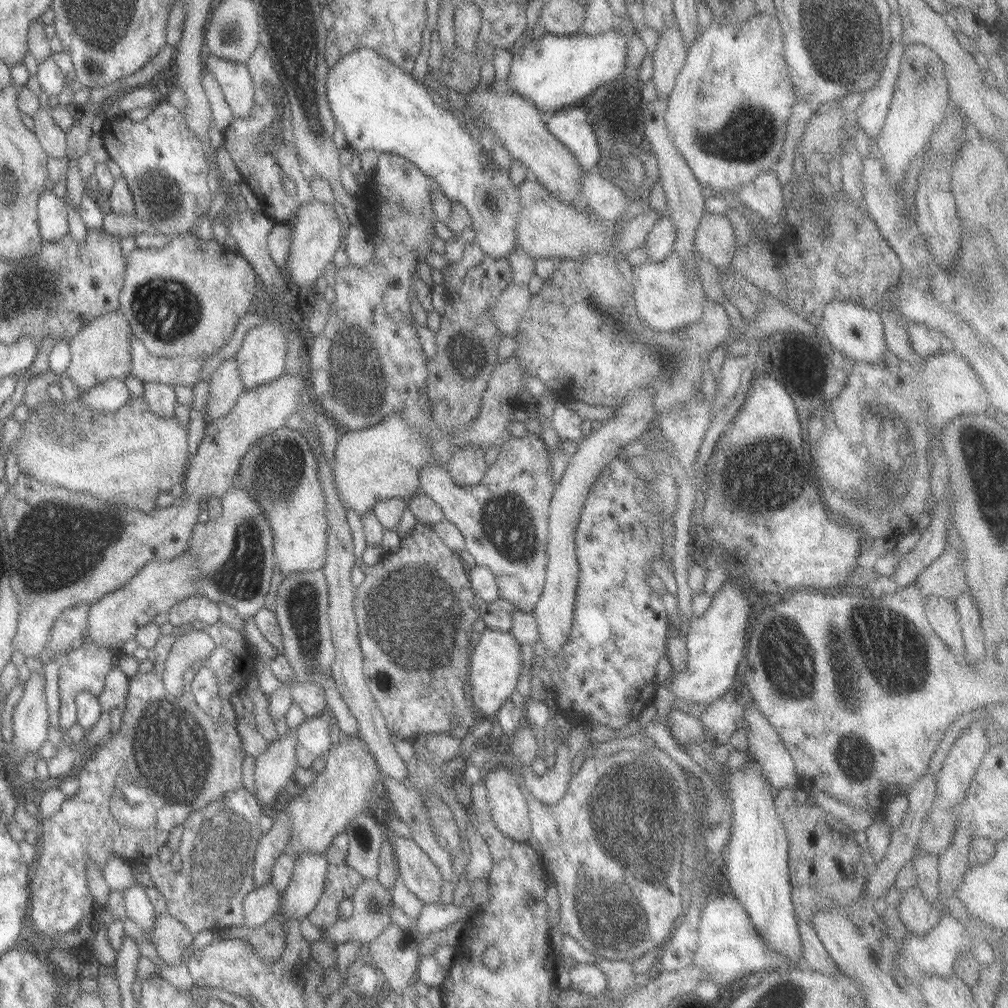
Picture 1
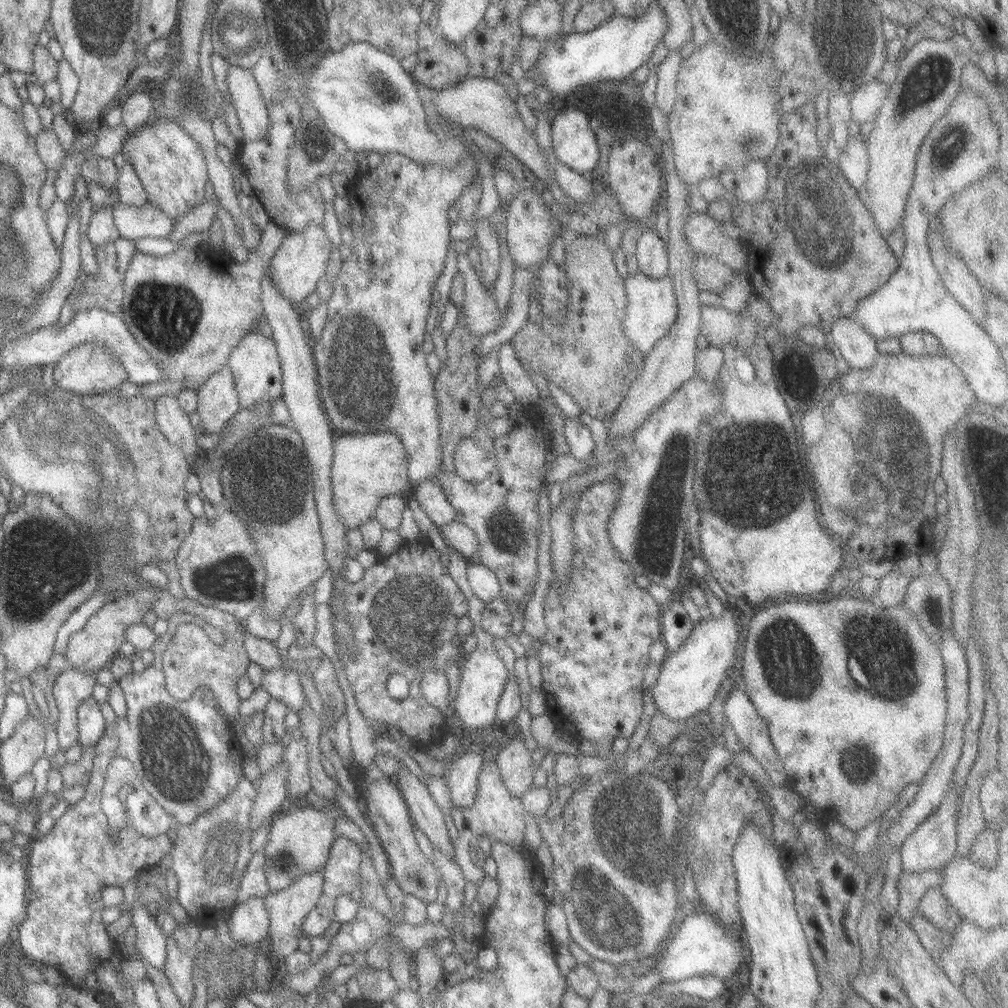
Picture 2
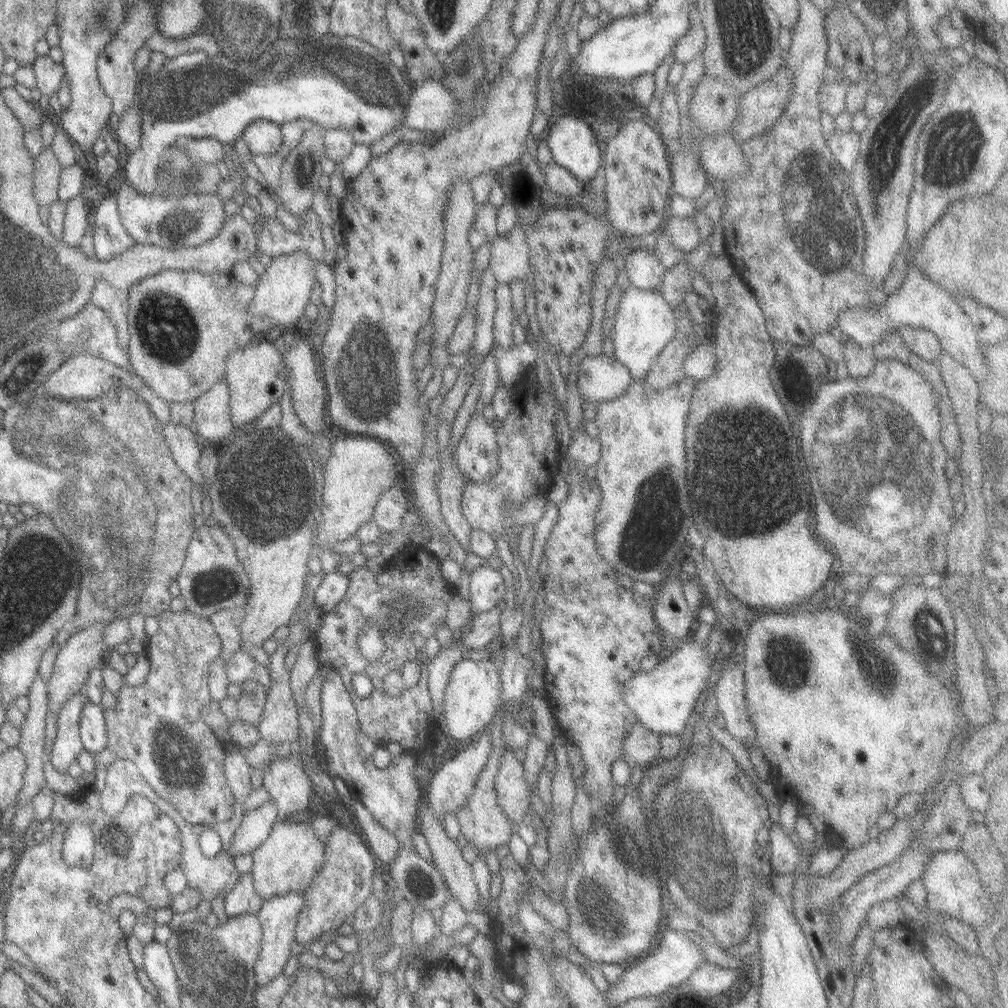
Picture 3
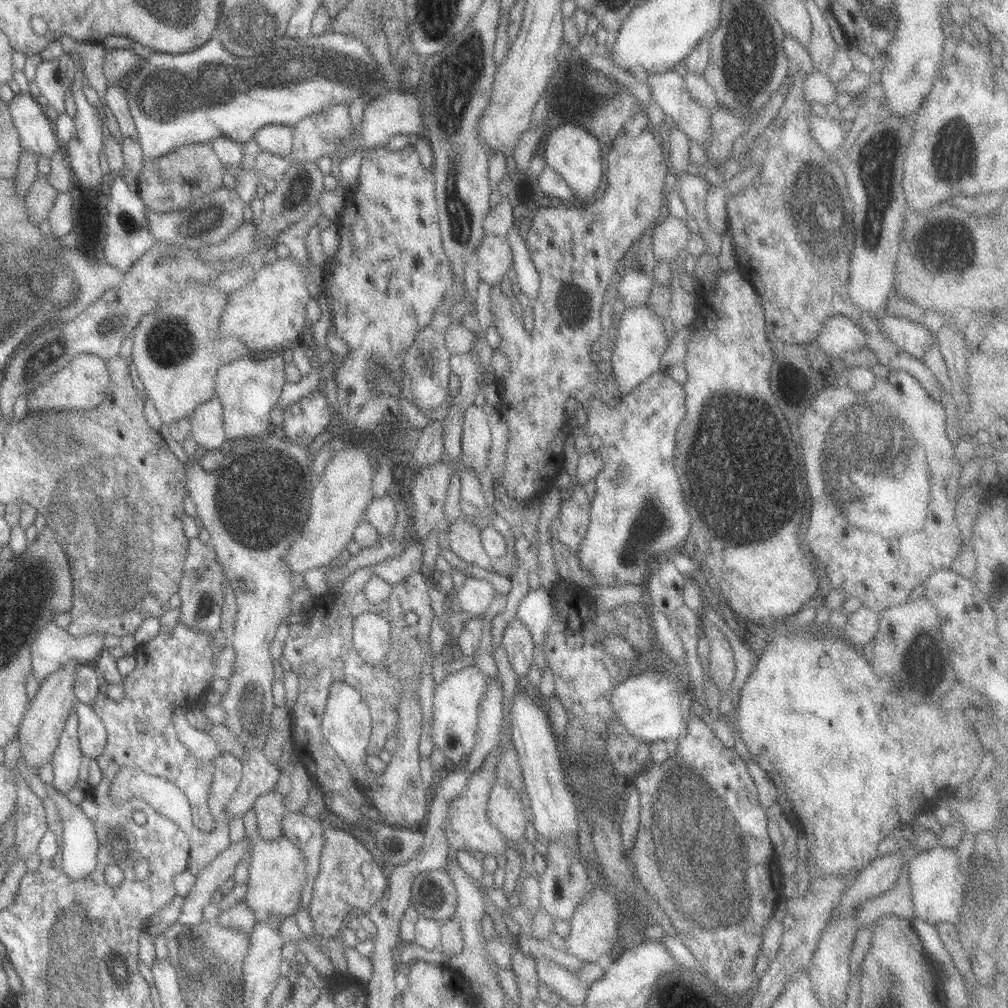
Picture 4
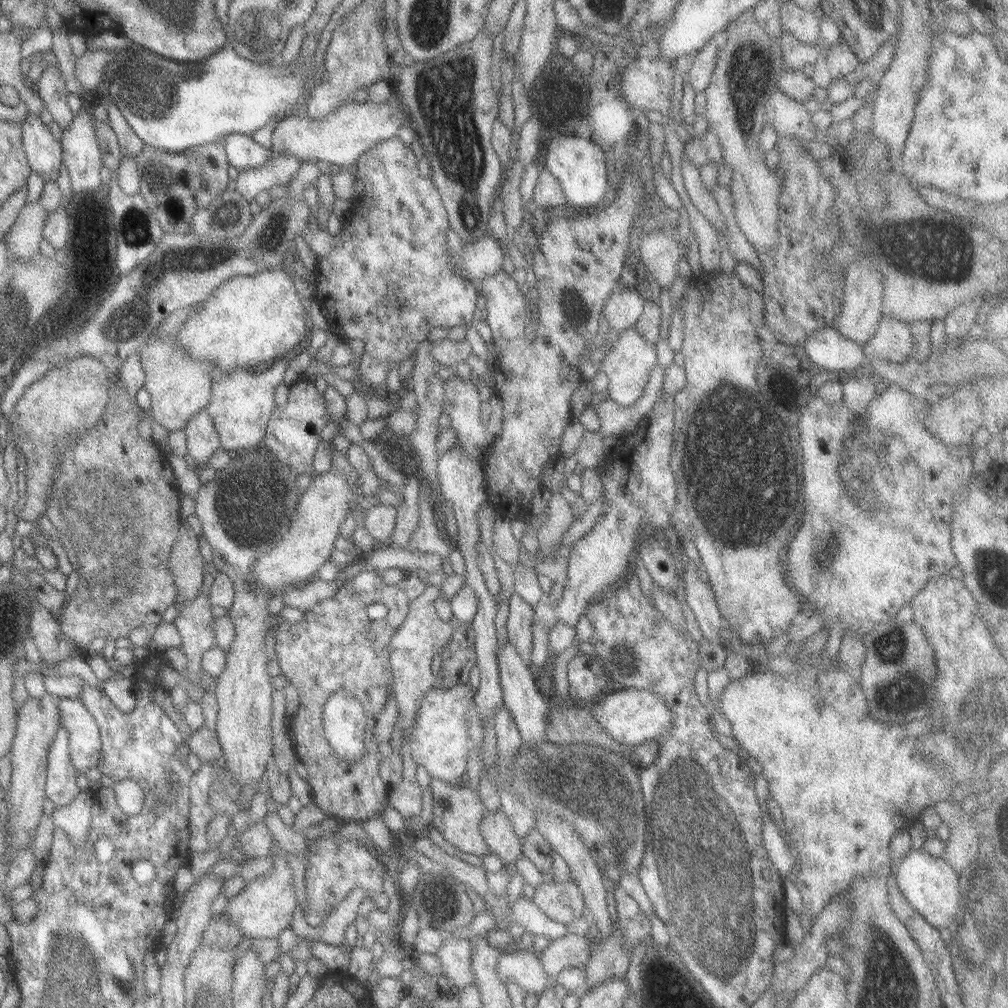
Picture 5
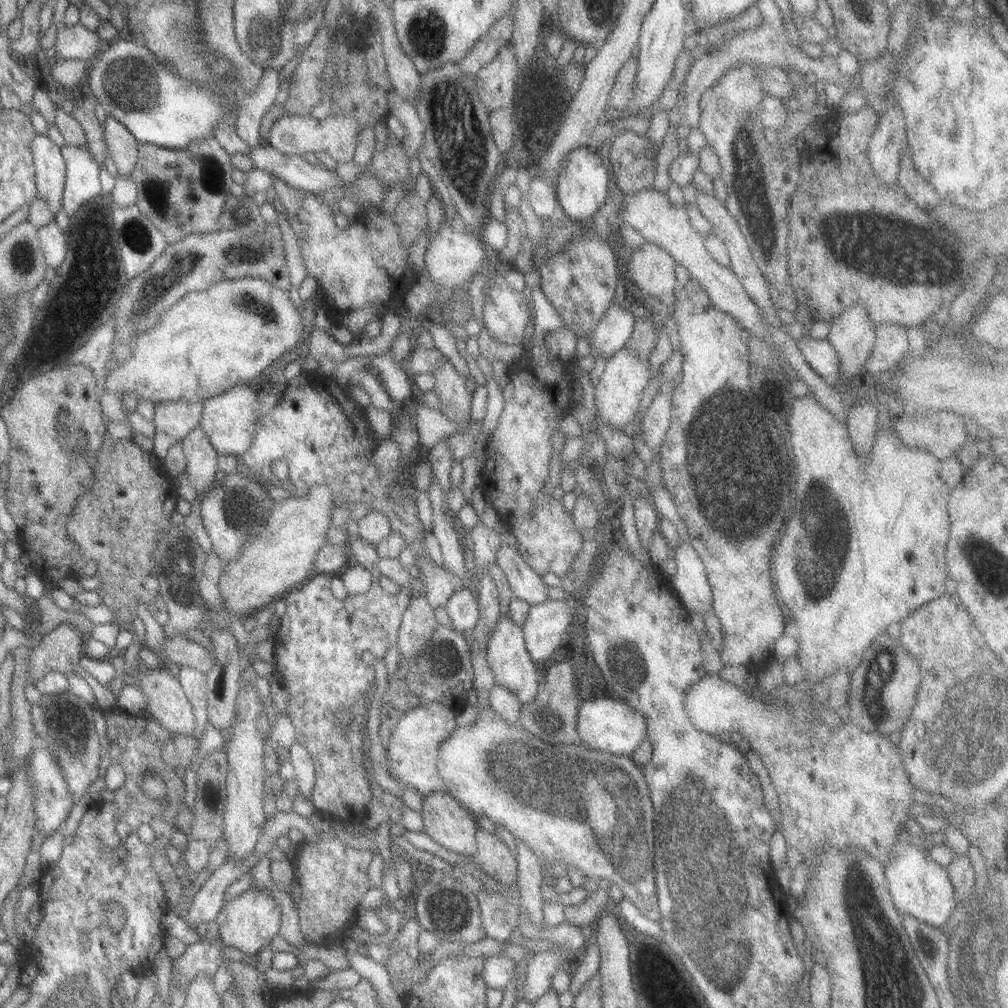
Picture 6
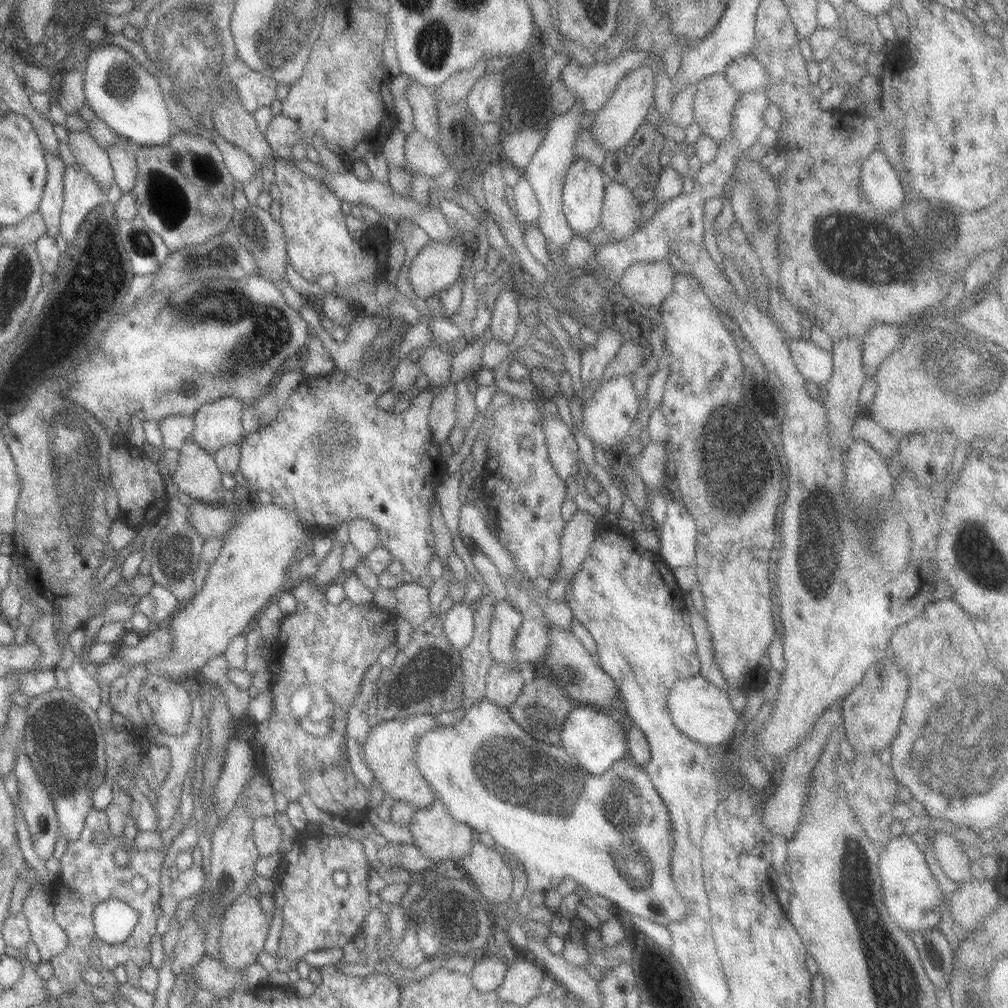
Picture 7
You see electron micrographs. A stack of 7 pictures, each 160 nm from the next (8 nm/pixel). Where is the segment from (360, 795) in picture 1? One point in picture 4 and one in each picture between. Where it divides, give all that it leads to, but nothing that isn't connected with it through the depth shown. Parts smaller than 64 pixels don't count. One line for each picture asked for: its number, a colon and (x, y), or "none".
2: (298, 838)
3: (286, 861)
4: (276, 873)

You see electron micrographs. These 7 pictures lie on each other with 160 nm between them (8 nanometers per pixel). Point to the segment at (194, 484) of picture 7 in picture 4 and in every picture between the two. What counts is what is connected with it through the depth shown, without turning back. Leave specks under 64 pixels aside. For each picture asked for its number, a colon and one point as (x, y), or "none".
4: (206, 429)
5: (201, 439)
6: (200, 458)

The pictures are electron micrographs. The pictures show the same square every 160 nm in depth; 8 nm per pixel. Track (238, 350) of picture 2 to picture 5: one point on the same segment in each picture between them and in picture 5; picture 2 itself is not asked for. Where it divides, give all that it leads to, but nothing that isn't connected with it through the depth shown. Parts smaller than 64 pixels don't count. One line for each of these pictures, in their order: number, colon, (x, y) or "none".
3: (254, 376)
4: (247, 389)
5: (240, 403)

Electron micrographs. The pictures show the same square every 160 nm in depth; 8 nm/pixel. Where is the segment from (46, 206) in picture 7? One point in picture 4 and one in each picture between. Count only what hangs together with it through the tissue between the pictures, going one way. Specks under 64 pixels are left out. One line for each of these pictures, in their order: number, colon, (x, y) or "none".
4: (35, 134)
5: (42, 151)
6: (48, 176)

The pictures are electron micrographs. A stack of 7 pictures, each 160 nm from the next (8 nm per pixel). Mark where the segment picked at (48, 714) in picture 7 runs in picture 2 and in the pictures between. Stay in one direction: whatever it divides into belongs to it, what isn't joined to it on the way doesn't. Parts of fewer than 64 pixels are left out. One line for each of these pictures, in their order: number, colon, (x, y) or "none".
2: (90, 723)
3: (91, 727)
4: (91, 734)
5: (83, 737)
6: (64, 723)

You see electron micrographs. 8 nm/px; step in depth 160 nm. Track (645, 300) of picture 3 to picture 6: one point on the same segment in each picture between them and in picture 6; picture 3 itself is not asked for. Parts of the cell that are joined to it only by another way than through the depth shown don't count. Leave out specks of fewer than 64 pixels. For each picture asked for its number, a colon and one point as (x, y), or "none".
4: (635, 355)
5: (628, 359)
6: (616, 397)

